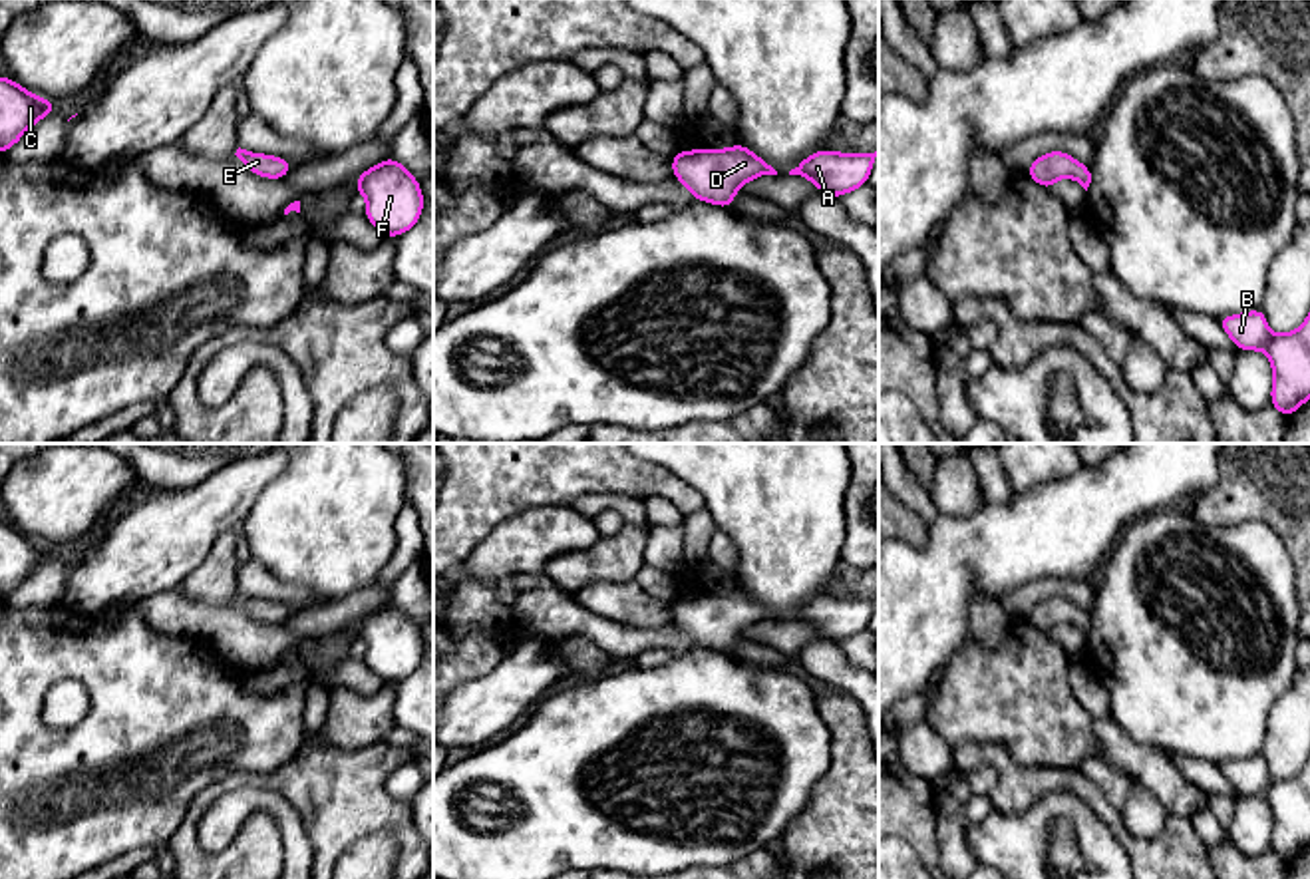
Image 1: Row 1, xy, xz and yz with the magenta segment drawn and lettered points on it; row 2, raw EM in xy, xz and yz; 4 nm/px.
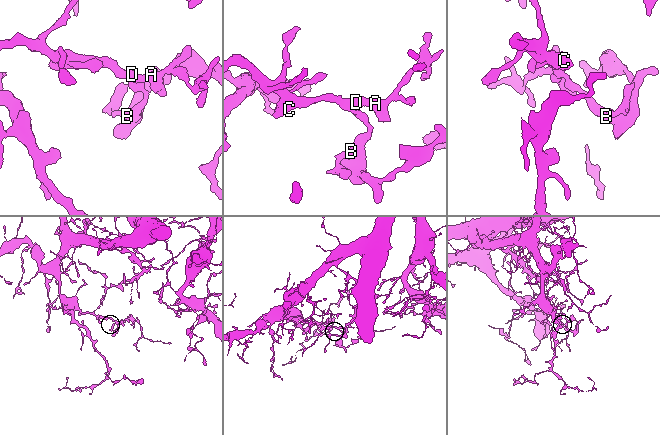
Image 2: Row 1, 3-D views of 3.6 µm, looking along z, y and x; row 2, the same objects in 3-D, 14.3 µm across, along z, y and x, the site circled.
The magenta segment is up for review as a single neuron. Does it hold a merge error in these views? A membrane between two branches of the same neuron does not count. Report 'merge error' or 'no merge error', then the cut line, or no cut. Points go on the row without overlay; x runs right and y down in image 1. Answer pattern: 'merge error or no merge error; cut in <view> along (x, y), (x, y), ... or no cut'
no merge error; no cut

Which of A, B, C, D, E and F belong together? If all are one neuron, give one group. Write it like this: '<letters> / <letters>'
A B C D E F

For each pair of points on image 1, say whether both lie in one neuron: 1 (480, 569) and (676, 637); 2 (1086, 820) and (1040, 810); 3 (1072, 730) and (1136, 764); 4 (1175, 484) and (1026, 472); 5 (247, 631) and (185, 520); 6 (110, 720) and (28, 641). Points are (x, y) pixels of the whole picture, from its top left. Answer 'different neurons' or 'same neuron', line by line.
1: same neuron
2: same neuron
3: different neurons
4: different neurons
5: different neurons
6: same neuron

